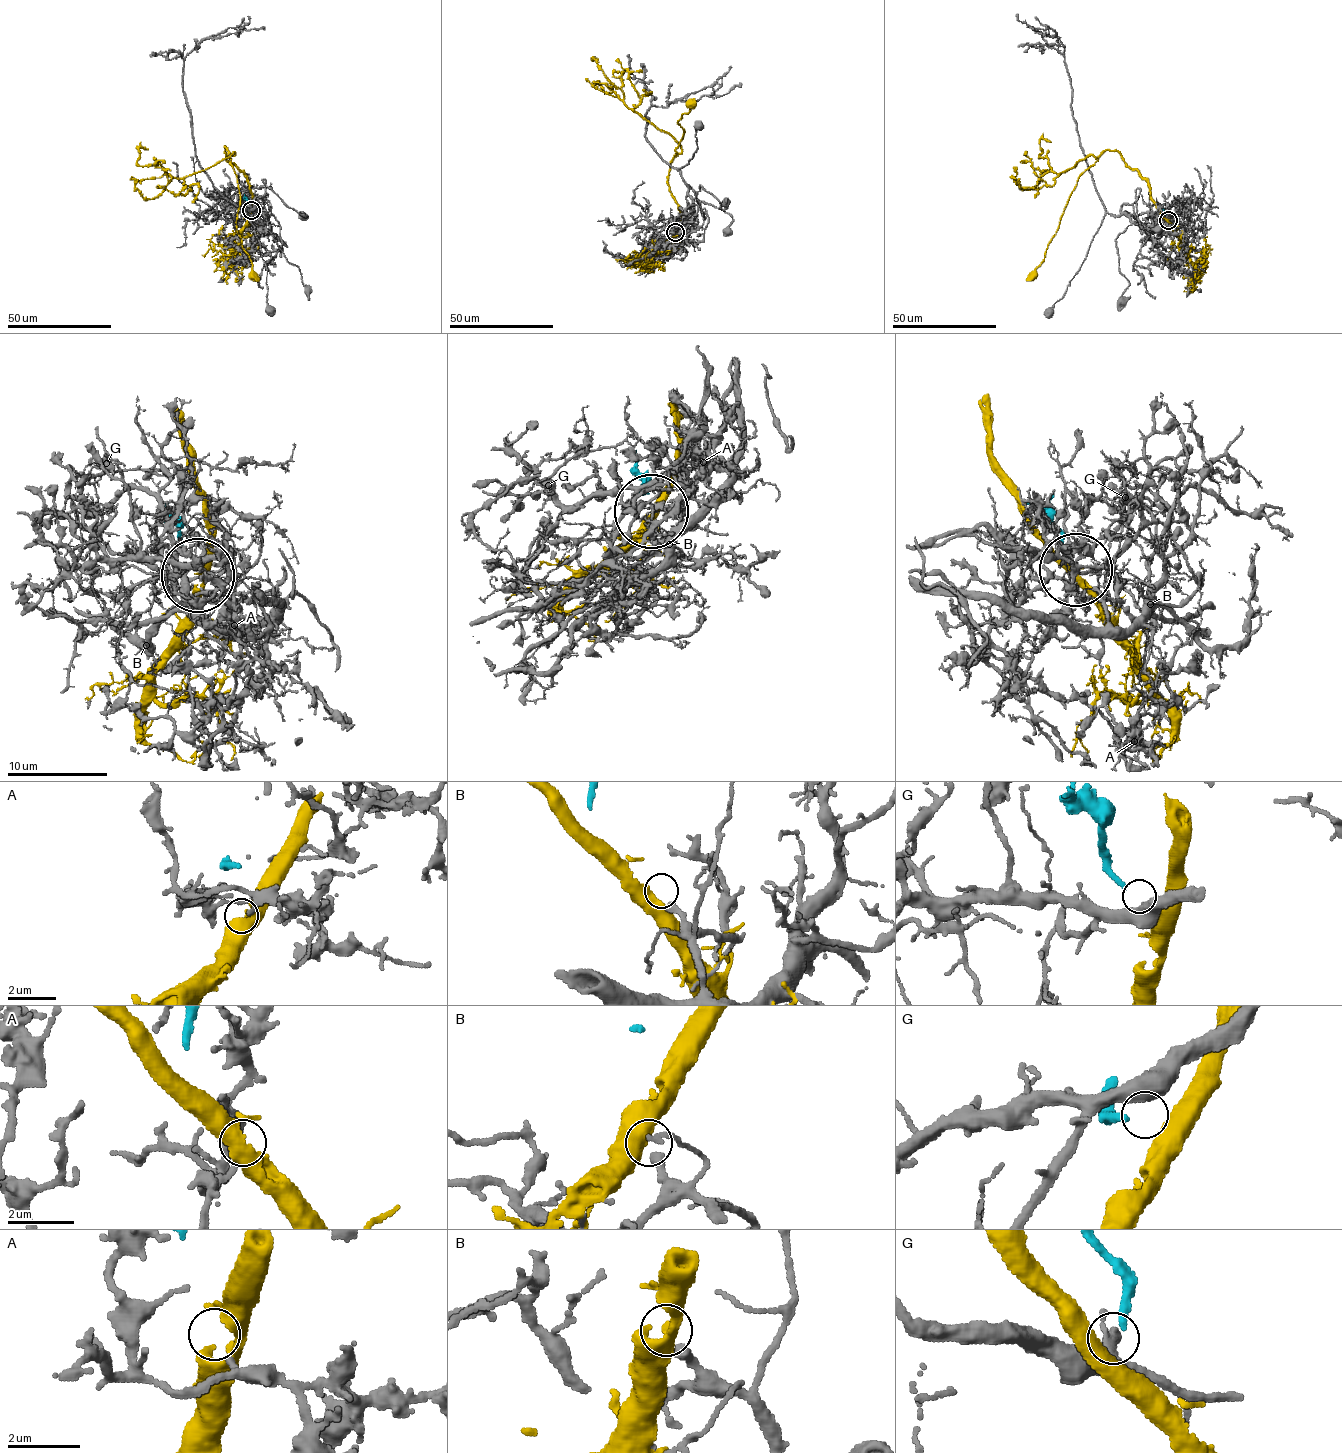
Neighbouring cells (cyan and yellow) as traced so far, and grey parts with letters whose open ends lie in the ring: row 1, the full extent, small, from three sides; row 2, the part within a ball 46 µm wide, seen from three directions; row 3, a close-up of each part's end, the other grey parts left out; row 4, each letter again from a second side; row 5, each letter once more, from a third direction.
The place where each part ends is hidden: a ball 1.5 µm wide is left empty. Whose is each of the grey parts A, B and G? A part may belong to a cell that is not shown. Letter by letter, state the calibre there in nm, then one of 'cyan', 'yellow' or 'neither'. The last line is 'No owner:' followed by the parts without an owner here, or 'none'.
A: calibre 140 nm; neither
B: calibre 280 nm; neither
G: calibre 550 nm; neither
No owner: A, B, G

